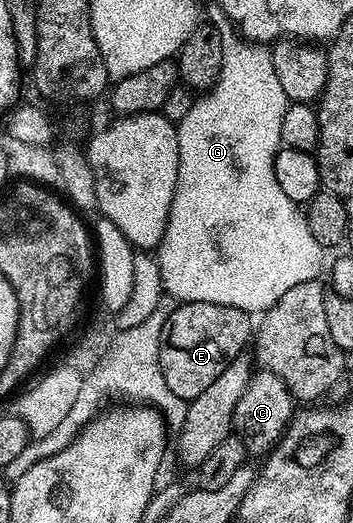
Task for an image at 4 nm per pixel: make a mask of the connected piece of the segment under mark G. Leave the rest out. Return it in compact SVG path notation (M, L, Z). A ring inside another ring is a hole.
M224 17L218 18L215 24L222 35L222 69L216 83L191 105L190 112L176 124L179 141L179 177L175 185L175 197L171 203L167 229L163 233L161 243L155 249L155 258L161 270L165 294L172 295L174 300L183 303L207 301L215 305L231 305L250 313L264 313L275 305L275 301L279 301L279 297L283 297L283 293L287 293L287 289L292 289L295 285L303 285L303 281L318 278L322 274L321 266L326 266L327 251L319 245L319 241L315 241L315 237L311 237L311 229L305 220L304 210L295 201L291 201L291 197L283 193L279 181L275 181L275 157L283 146L281 141L283 113L291 101L283 93L283 85L279 85L279 77L275 77L275 65L270 48L241 38L233 24Z

